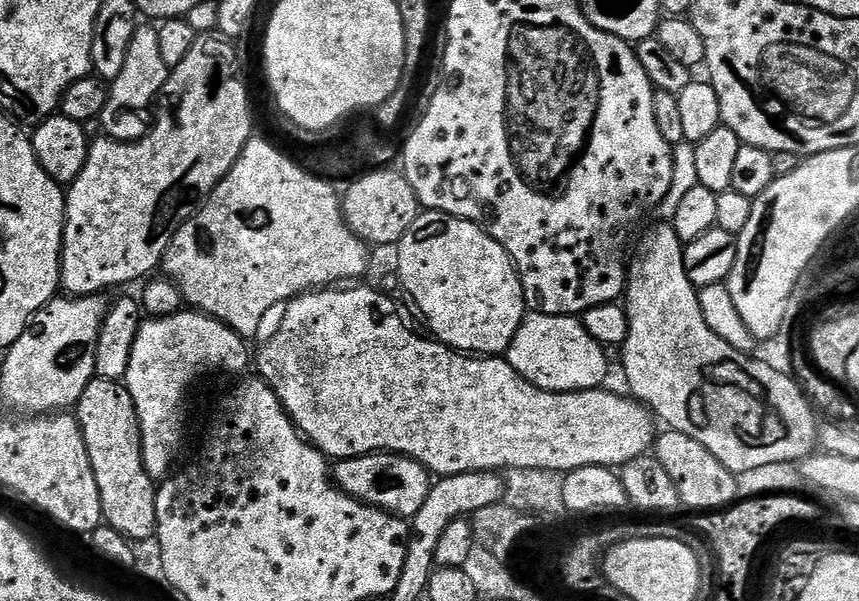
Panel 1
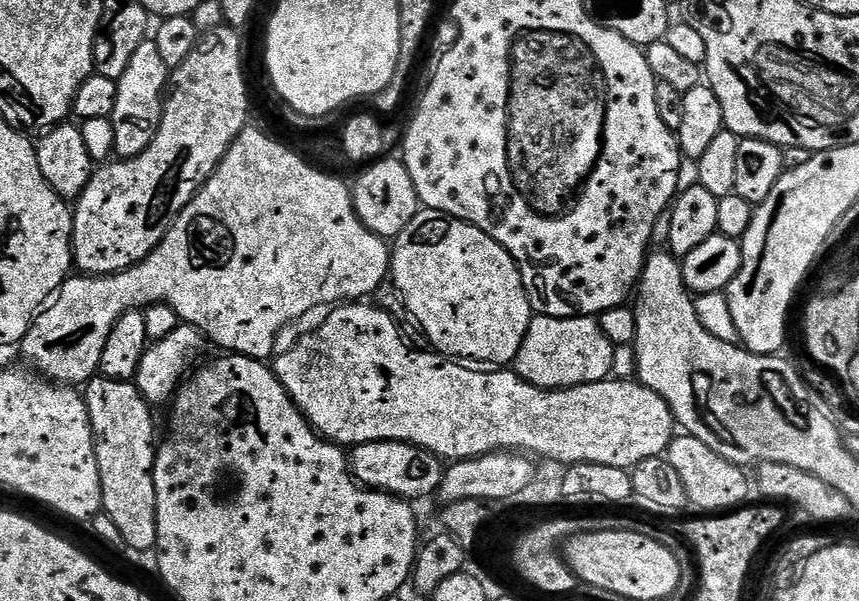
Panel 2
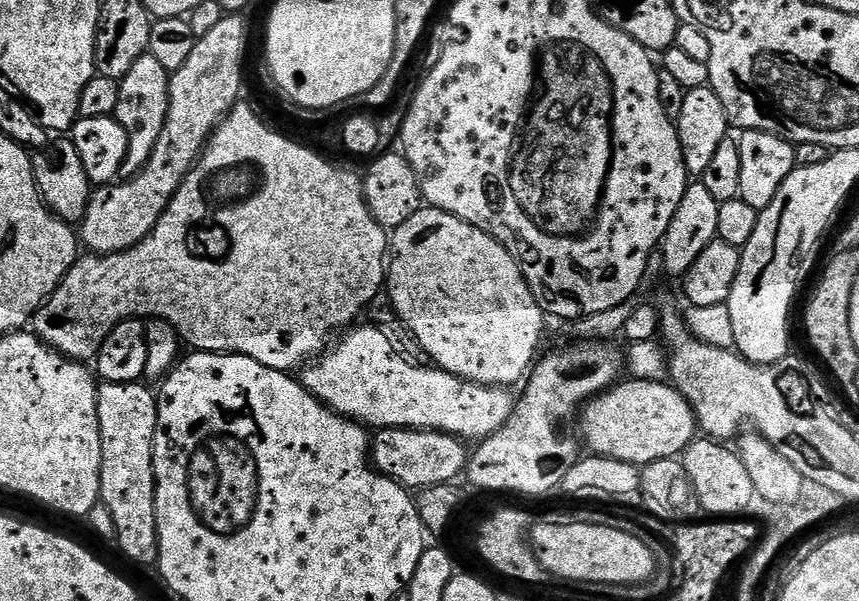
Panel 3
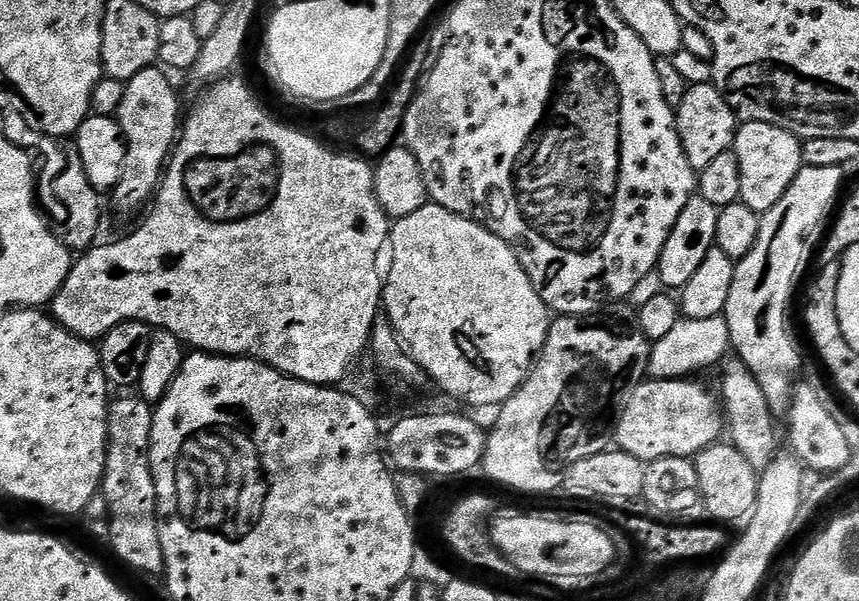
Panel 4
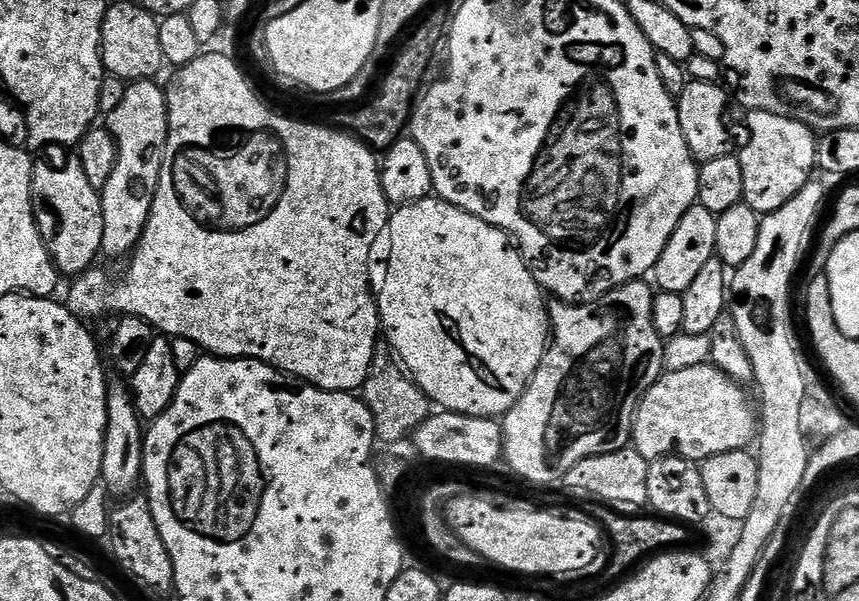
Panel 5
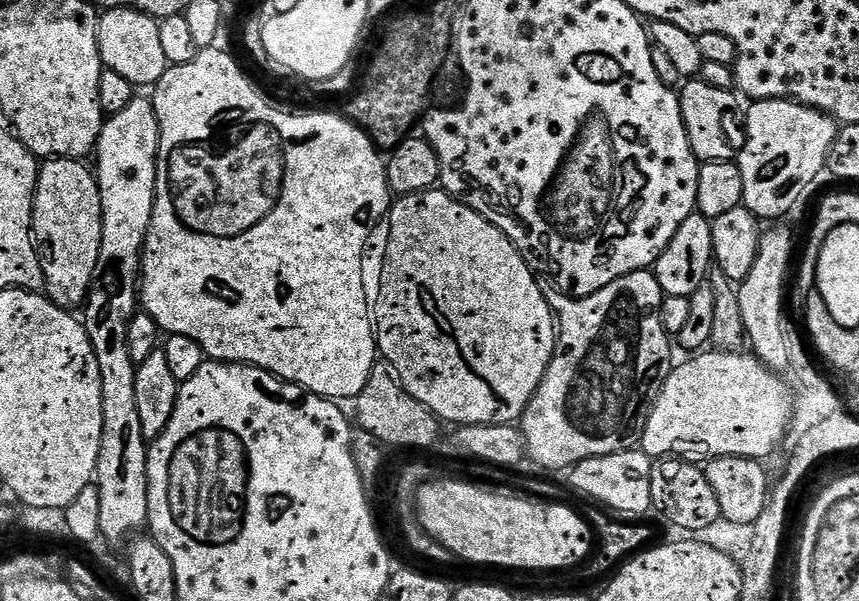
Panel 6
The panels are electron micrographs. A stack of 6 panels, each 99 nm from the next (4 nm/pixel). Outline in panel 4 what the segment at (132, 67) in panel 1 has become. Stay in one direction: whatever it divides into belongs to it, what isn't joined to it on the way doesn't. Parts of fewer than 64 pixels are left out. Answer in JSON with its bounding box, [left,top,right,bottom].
[110,66,182,212]

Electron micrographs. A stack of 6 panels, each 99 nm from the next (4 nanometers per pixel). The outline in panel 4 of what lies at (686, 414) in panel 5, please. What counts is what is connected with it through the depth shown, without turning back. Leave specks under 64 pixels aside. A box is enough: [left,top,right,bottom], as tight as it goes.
[614,379,722,462]

